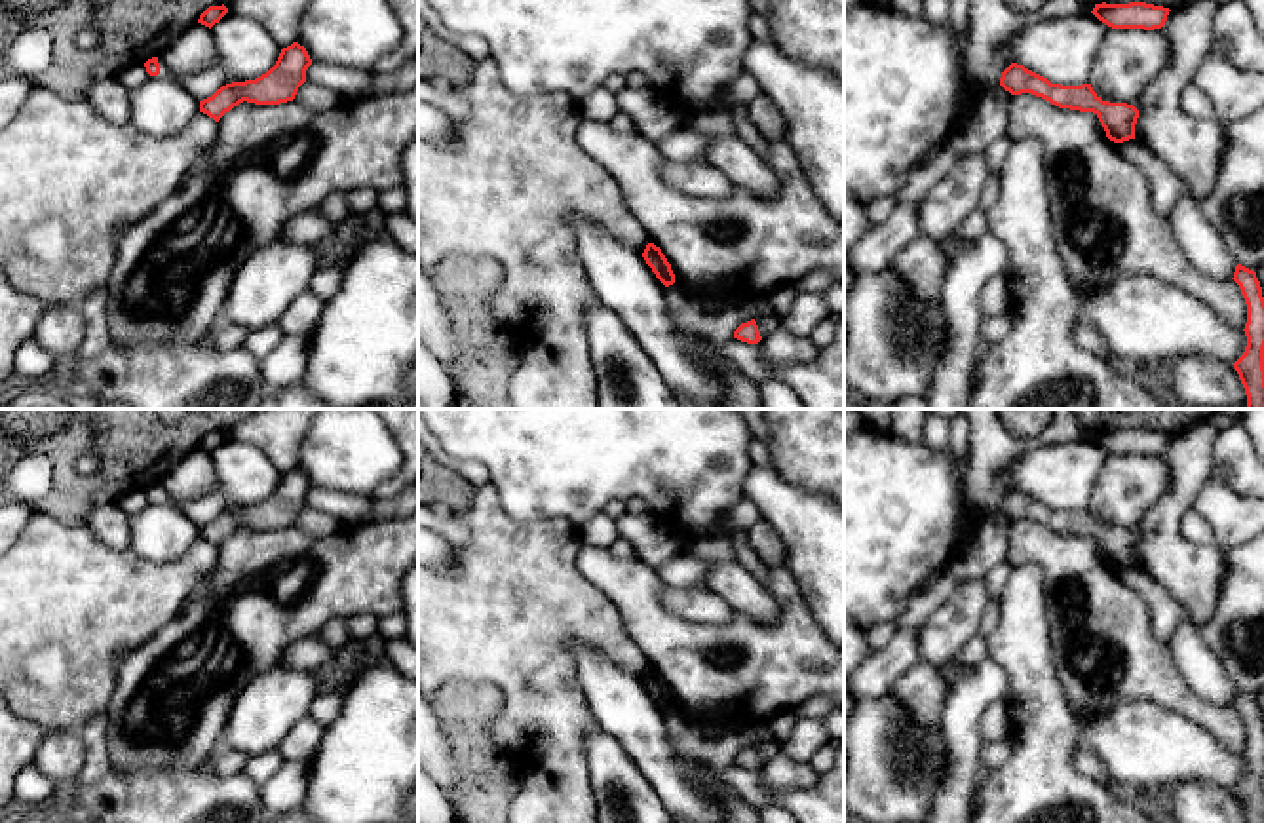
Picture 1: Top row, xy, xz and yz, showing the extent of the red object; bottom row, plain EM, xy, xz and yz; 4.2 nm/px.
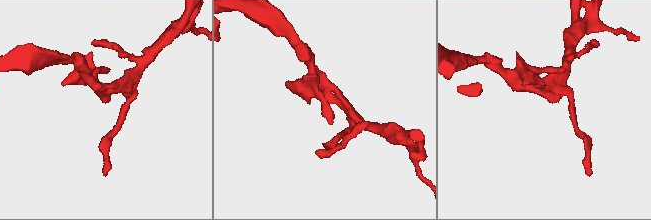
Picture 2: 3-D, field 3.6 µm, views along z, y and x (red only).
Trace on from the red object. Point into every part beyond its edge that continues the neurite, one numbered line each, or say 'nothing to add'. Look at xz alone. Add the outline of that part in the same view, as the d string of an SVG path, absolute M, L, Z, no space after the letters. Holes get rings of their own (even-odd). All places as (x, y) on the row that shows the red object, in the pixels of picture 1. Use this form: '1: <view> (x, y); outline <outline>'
1: xz (504, 196); outline M492 57L479 59L469 82L454 82L452 93L464 97L469 105L469 118L464 122L454 122L454 146L439 148L431 143L418 141L418 262L431 276L443 264L454 262L469 268L492 268L496 274L475 287L466 291L460 287L460 306L464 314L473 314L485 331L504 333L515 344L515 355L508 361L502 378L498 380L498 393L504 399L506 409L599 409L597 407L597 378L589 363L589 340L584 327L584 312L597 298L576 249L576 230L572 220L576 217L585 219L597 226L608 230L623 245L644 253L650 243L648 232L633 217L623 201L622 190L616 181L595 163L576 143L576 129L582 122L580 101L565 91L517 95L502 80L498 65Z

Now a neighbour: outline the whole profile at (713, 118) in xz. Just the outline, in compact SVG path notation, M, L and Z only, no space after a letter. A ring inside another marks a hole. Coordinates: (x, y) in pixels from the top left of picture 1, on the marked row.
M718 99L675 108L682 120L682 127L690 127L705 135L737 135L728 105Z

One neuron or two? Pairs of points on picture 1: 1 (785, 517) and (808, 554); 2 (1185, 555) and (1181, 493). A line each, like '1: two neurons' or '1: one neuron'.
1: one neuron
2: one neuron

